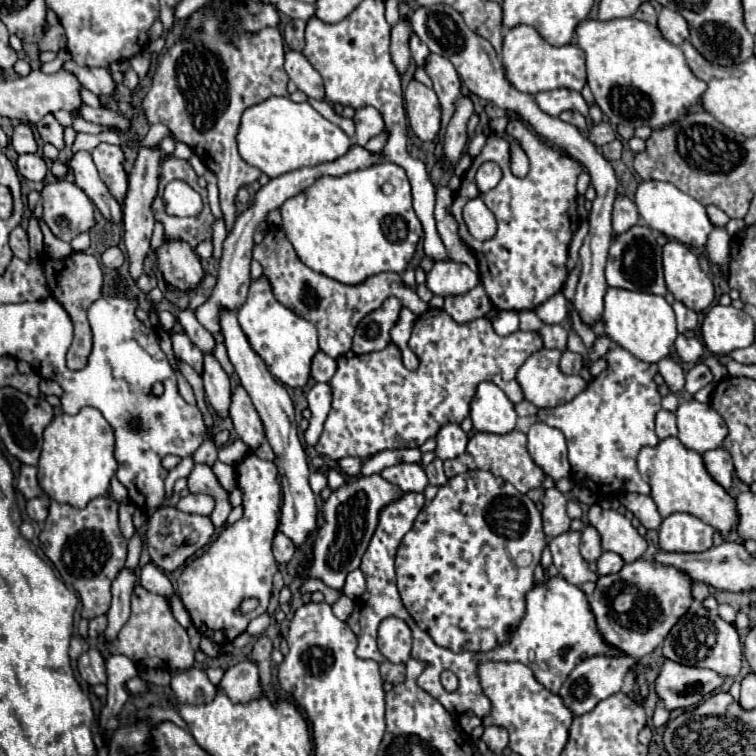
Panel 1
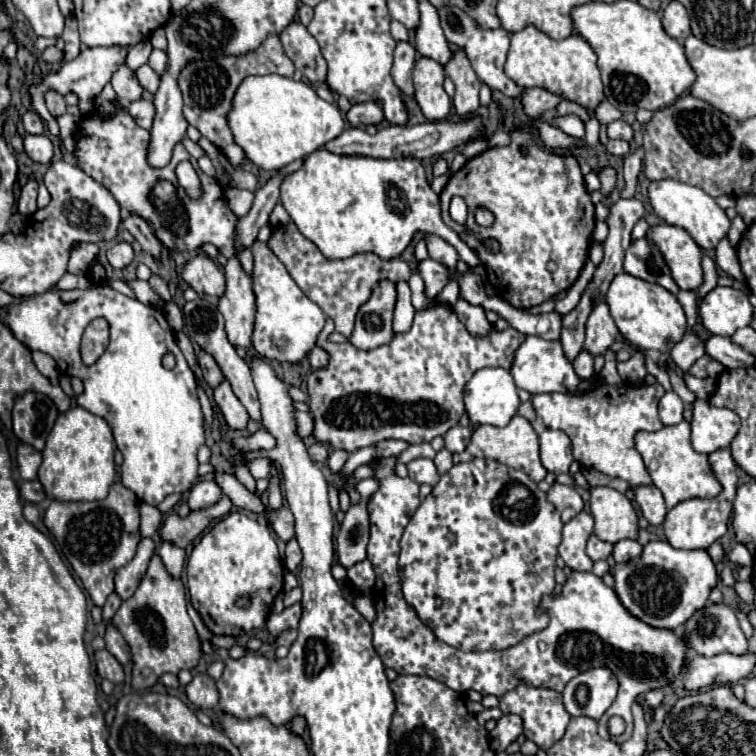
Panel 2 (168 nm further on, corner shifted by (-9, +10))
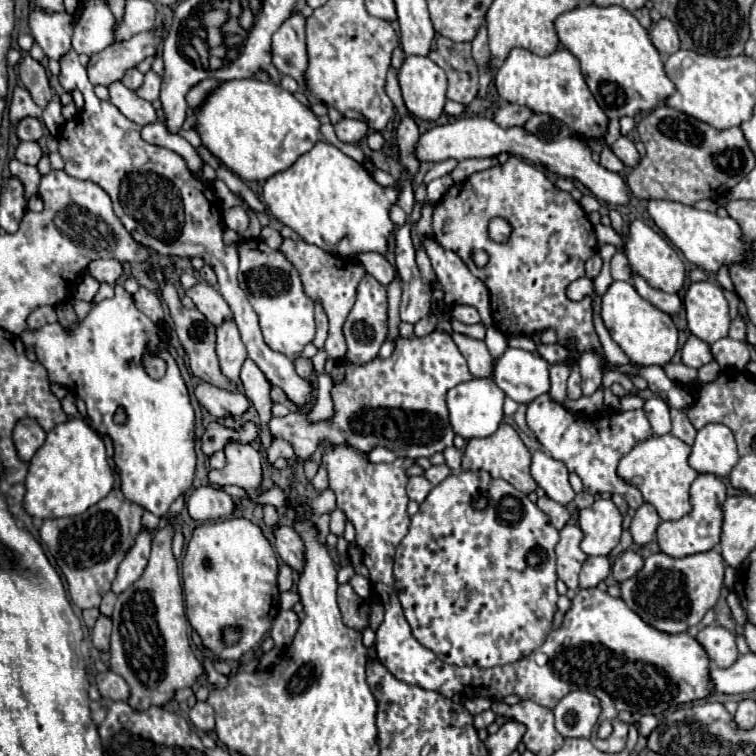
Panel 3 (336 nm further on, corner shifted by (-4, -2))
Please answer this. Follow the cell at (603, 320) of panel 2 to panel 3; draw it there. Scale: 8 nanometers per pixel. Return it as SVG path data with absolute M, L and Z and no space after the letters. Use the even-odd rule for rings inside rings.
M583 352L579 358L579 372L581 372L581 388L583 396L593 394L601 386L601 376L603 376L603 366L605 360L593 352Z

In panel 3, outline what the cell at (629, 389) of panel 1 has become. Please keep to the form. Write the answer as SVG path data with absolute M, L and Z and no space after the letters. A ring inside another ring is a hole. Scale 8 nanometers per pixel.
M547 394L537 396L527 408L527 424L535 432L543 450L563 462L569 472L575 472L583 480L583 490L589 494L619 494L625 498L629 508L637 510L643 504L641 492L617 476L619 460L639 442L653 436L649 420L643 410L631 412L613 412L613 414L595 414L579 416L553 402Z

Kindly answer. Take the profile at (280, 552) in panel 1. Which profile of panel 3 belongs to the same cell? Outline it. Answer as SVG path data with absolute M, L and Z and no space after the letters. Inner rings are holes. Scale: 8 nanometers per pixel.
M285 564L279 568L279 588L281 590L291 590L293 586L293 570Z

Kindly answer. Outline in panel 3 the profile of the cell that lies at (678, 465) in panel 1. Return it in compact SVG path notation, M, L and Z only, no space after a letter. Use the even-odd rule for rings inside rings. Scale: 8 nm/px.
M671 434L651 436L649 440L637 444L629 454L625 454L621 458L617 474L627 484L641 490L643 500L647 504L655 506L661 520L679 520L687 512L691 512L689 486L699 476L689 466L689 454L691 454L691 446L687 446L683 440L679 440L679 438L671 436Z

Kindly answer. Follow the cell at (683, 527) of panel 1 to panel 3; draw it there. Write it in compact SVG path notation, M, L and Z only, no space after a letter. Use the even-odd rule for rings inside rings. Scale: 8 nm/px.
M701 474L693 484L691 484L691 492L689 492L689 500L691 500L691 512L675 522L661 522L657 528L657 542L661 552L665 552L671 558L683 558L683 556L691 556L697 552L707 552L713 546L719 544L719 536L721 536L721 522L723 522L723 512L721 512L721 504L727 498L725 494L725 484L721 482L719 476L715 474Z

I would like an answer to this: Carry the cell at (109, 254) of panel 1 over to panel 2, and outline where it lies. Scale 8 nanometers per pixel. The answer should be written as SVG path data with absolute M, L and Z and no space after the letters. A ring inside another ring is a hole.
M116 242L116 244L112 244L112 246L108 248L106 256L108 256L108 262L110 262L114 268L124 268L124 266L128 266L128 264L132 262L134 250L132 250L132 246L130 246L128 242Z

